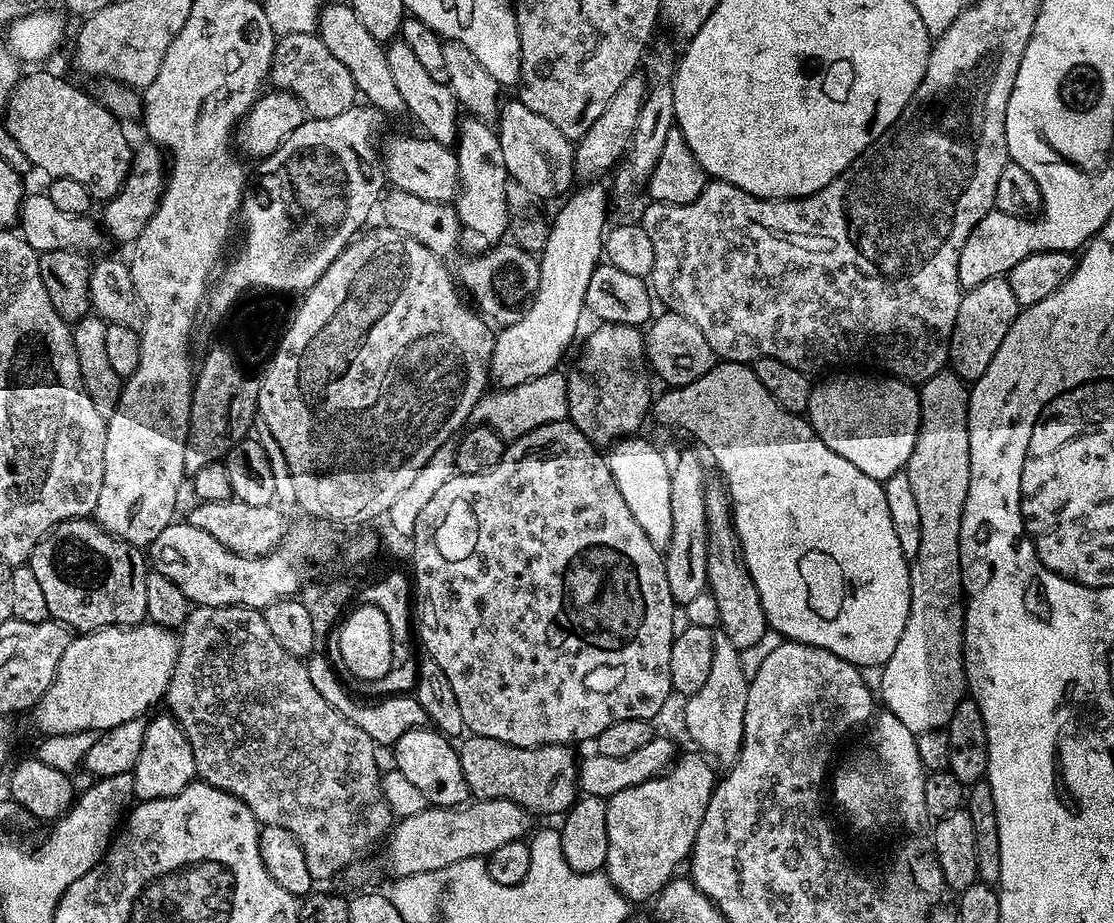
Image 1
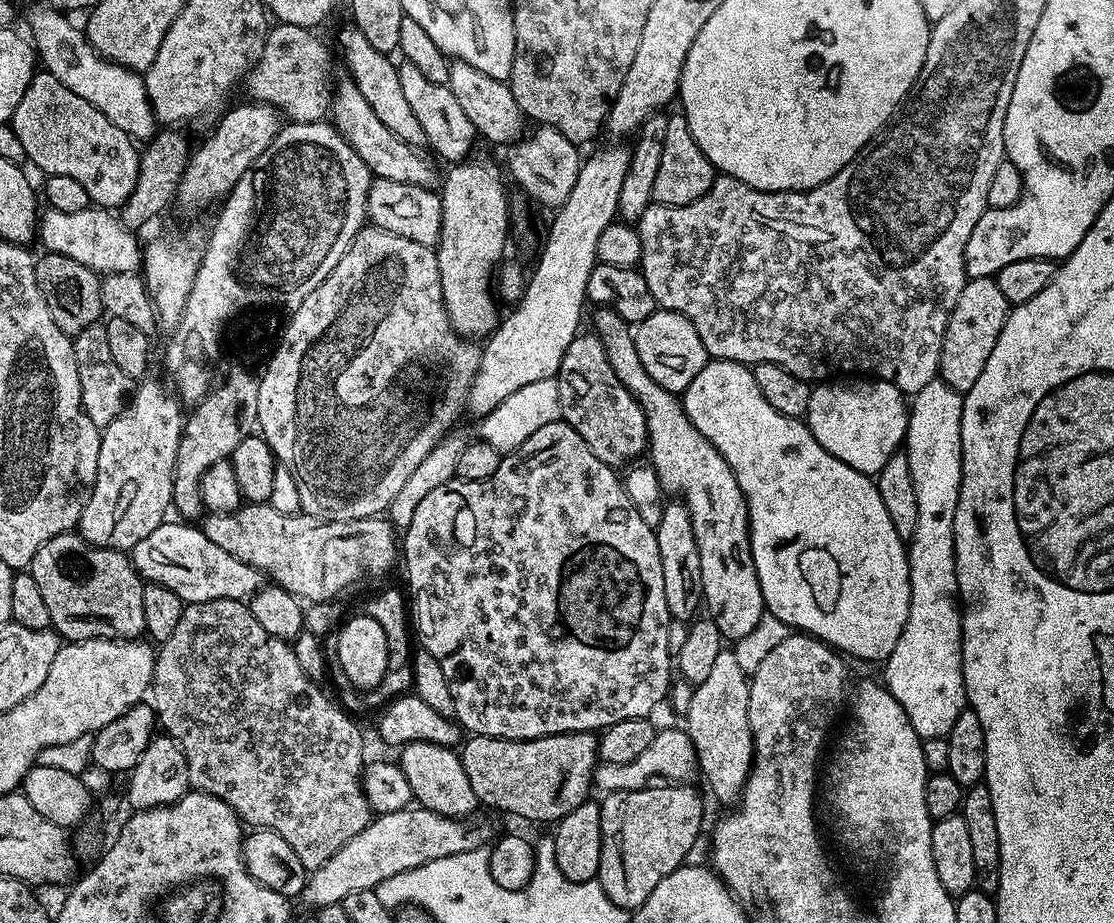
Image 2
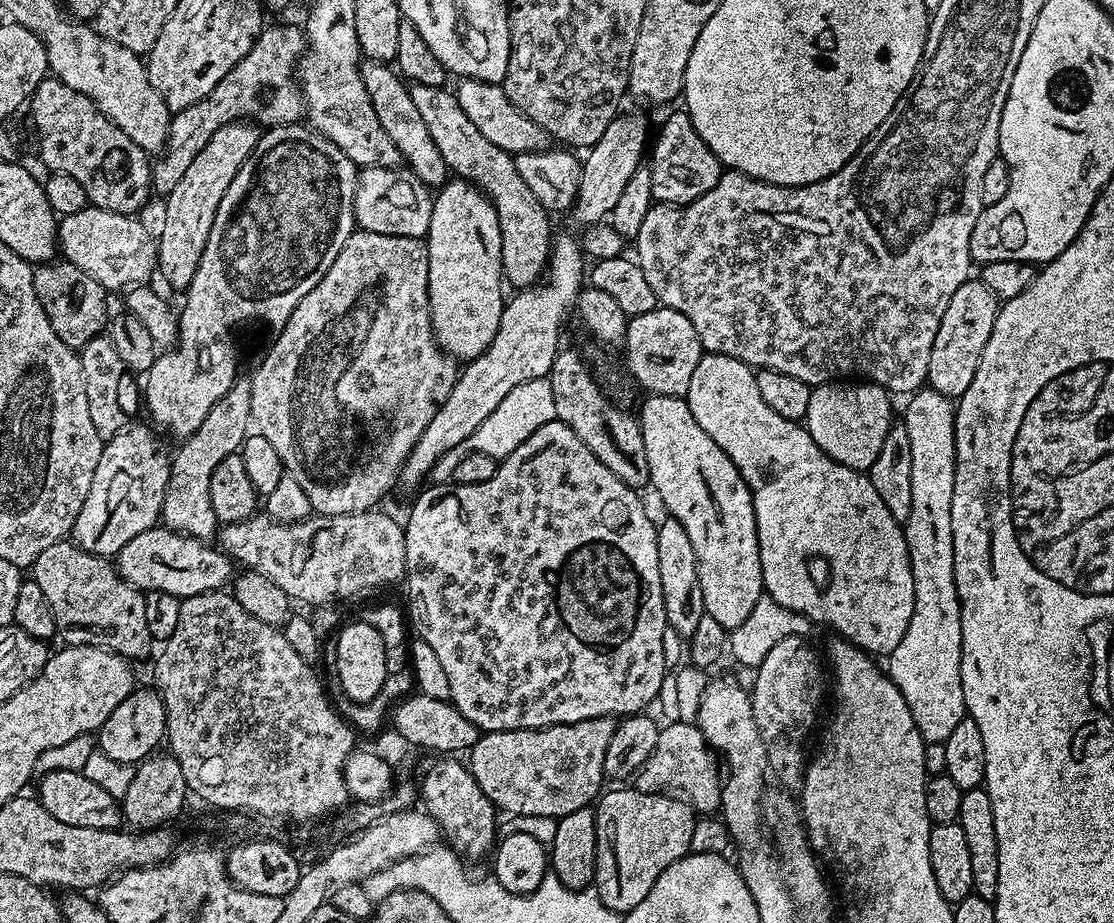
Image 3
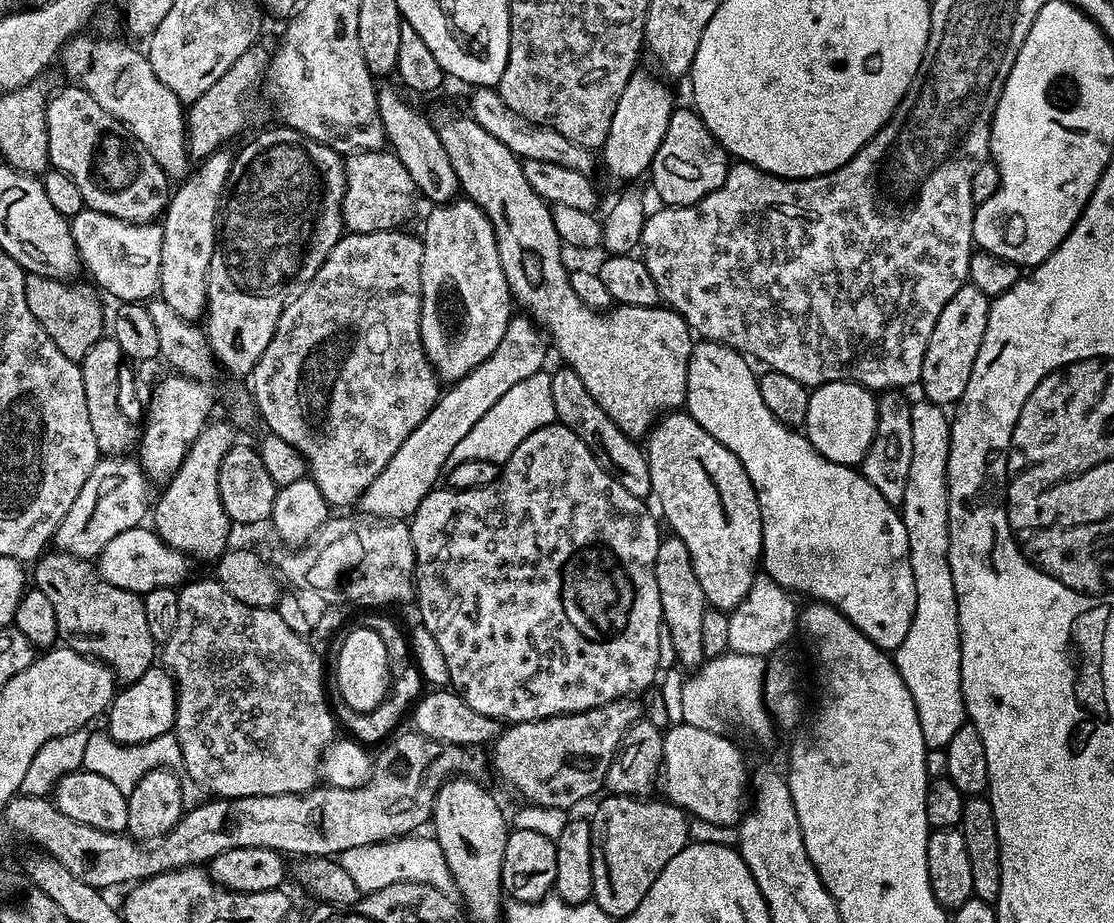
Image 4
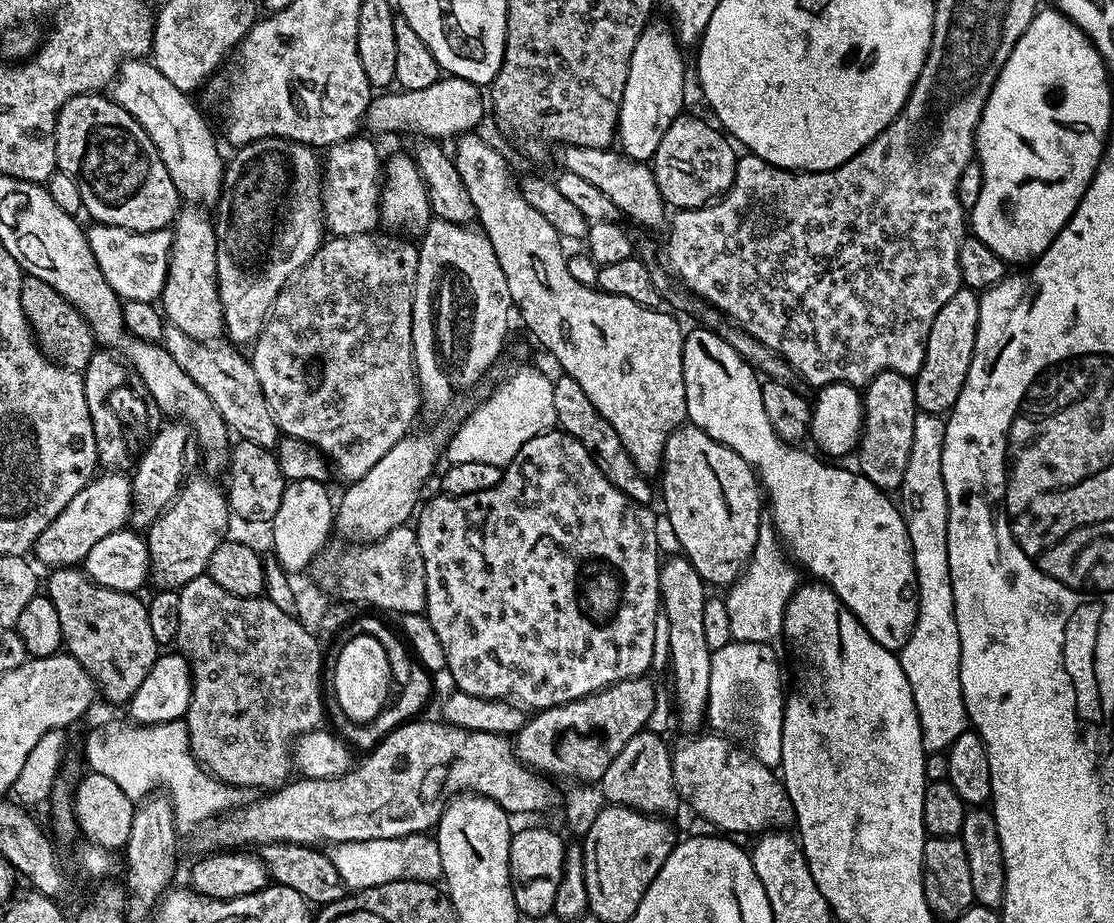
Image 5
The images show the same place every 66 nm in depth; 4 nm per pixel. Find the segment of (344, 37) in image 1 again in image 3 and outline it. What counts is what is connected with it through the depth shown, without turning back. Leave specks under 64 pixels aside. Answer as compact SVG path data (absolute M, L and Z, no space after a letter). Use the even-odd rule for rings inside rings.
M368 62L360 69L362 82L366 86L366 94L370 94L370 102L374 106L374 114L378 114L378 122L382 122L382 130L390 134L390 142L398 146L401 159L408 171L414 173L429 190L439 190L448 183L450 173L442 158L438 146L434 146L434 138L430 138L430 130L426 130L426 122L420 111L414 106L412 89L395 67L388 64Z

